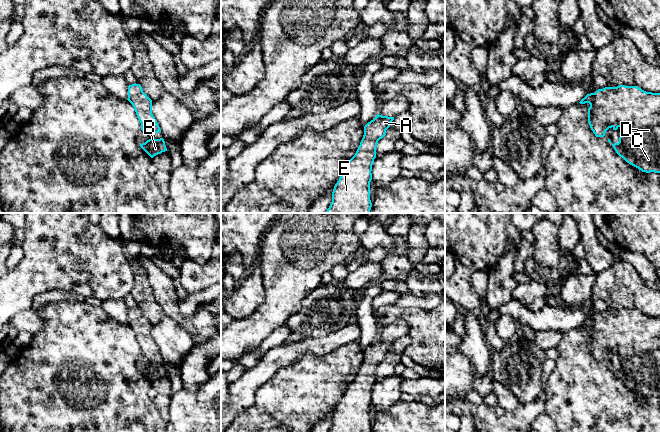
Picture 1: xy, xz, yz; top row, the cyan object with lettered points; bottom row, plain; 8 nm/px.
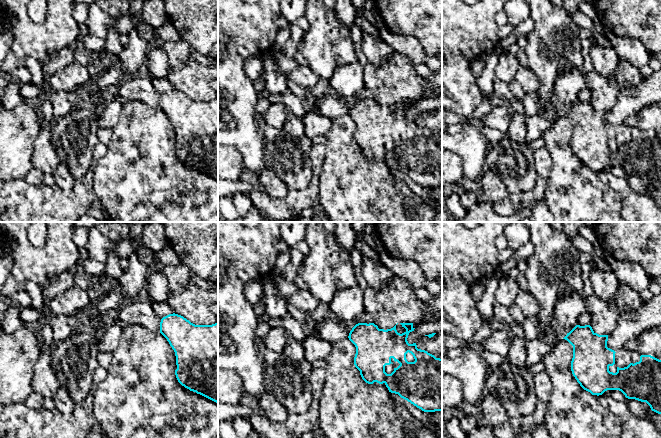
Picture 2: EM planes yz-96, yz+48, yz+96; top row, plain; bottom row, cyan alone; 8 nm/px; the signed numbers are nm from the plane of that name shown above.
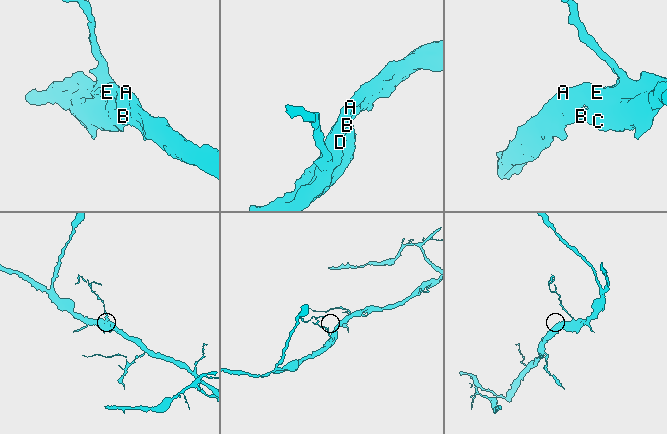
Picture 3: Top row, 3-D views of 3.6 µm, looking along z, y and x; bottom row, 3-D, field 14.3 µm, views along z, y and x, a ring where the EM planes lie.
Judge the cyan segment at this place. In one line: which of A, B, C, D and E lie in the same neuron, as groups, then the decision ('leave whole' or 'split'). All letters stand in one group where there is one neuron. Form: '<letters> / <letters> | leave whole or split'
A B C D E | leave whole

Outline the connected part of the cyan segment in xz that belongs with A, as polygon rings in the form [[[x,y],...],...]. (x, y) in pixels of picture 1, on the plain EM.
[[[376,341],[364,350],[364,359],[355,379],[348,385],[332,416],[332,426],[329,432],[371,432],[370,406],[372,404],[372,389],[376,382],[378,365],[386,359],[394,341]]]

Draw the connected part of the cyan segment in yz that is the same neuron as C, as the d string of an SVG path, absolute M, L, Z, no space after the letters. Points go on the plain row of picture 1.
M619 309L598 313L595 317L587 318L579 327L590 328L588 346L596 361L604 361L609 352L617 354L620 351L626 357L620 359L618 367L612 368L616 377L642 396L660 397L660 317L646 316L637 310Z

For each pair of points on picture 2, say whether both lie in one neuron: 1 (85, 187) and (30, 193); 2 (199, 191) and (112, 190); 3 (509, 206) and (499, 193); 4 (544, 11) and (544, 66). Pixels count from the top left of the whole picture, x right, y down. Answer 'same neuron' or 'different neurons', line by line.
1: same neuron
2: same neuron
3: different neurons
4: same neuron

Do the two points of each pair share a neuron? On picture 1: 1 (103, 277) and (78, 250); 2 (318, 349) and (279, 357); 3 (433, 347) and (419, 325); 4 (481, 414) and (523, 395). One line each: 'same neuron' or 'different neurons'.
1: same neuron
2: same neuron
3: same neuron
4: different neurons

